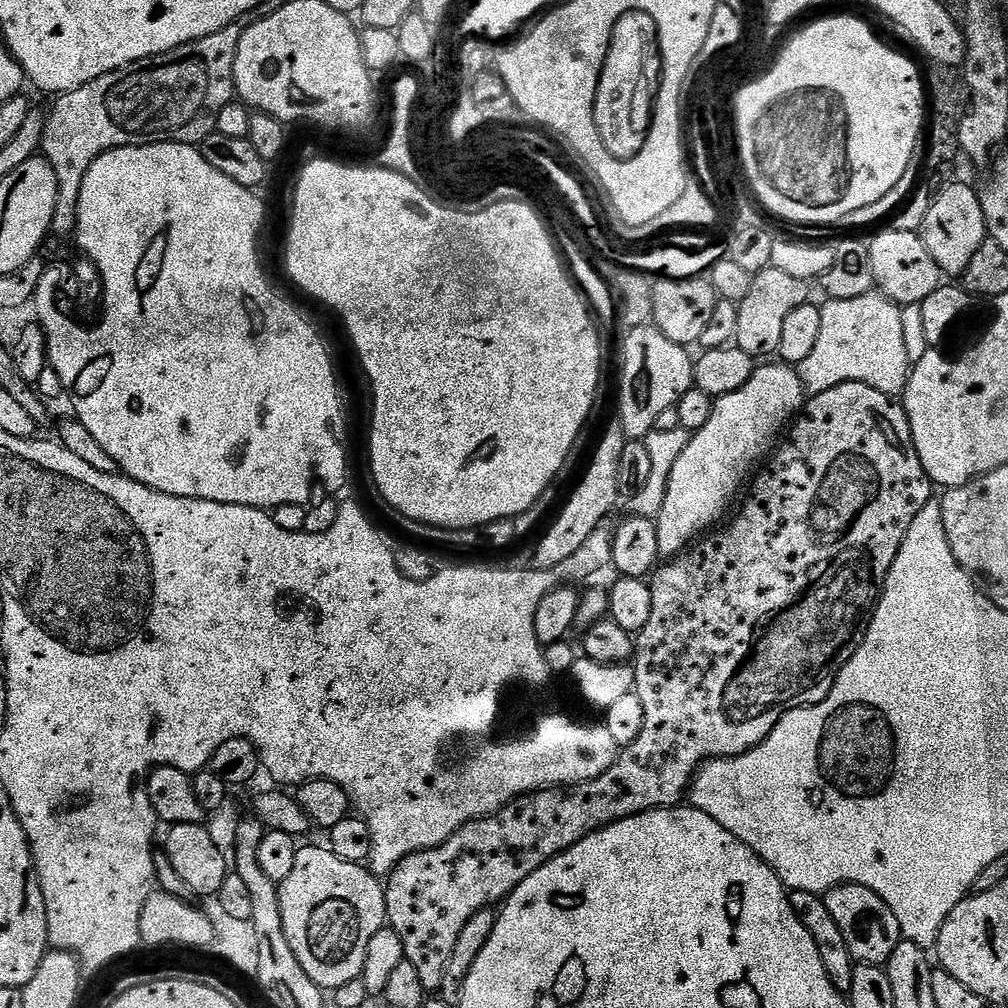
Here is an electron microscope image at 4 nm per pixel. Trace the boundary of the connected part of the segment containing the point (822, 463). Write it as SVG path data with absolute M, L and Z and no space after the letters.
M846 382L811 397L805 403L802 414L795 417L787 436L769 455L763 467L755 473L751 481L752 489L750 484L747 489L748 497L745 498L740 513L732 521L729 519L723 526L709 531L703 538L697 539L695 543L685 548L680 555L671 557L655 569L650 580L652 590L650 622L646 622L646 626L642 626L642 630L634 636L636 642L634 690L638 698L642 698L644 715L642 734L638 734L638 738L634 738L630 746L619 749L616 762L610 766L610 770L606 770L606 774L602 774L597 780L585 784L543 788L541 792L519 796L494 814L483 816L481 820L471 820L469 824L459 828L449 840L442 842L442 846L410 854L386 877L384 897L388 907L387 923L396 931L398 938L402 938L404 958L416 967L425 993L440 992L446 962L454 950L454 942L458 942L458 934L462 934L466 922L470 922L470 918L474 918L478 910L492 908L507 900L508 895L527 876L534 874L534 870L538 870L546 862L554 859L558 853L565 852L591 832L596 832L622 818L630 818L634 814L679 805L683 801L680 799L683 796L685 799L689 791L692 777L705 761L719 760L721 756L740 756L743 752L749 752L770 735L774 726L786 713L791 712L793 708L810 708L825 700L830 694L836 675L864 640L864 631L868 628L868 621L872 619L872 611L876 609L877 586L883 585L884 579L888 576L890 566L902 546L902 538L906 538L906 530L910 530L910 522L918 518L918 514L924 511L926 505L933 503L934 485L916 453L910 422L904 413L903 403L894 402L893 397L882 394L882 390L874 390L874 386L866 386L862 382Z

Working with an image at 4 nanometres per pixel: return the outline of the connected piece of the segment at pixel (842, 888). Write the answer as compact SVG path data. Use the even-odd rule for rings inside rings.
M840 884L823 893L823 897L826 910L830 910L834 922L838 922L838 930L842 930L842 938L850 950L853 961L857 965L887 965L890 954L894 954L902 939L898 918L894 918L890 906L886 906L886 902L882 902L882 898L874 894L874 890L866 890L866 886L857 884Z

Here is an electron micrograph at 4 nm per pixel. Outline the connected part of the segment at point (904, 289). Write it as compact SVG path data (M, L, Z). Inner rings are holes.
M892 228L889 232L880 232L868 244L870 270L879 295L886 296L901 306L919 306L942 283L942 273L930 258L926 246L915 231L903 232Z

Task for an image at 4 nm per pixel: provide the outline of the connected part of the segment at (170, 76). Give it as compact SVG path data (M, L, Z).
M251 15L236 20L230 26L210 34L206 38L191 40L166 54L151 56L133 64L122 66L78 90L70 90L59 97L60 100L47 113L44 121L44 137L40 143L44 159L50 162L54 178L58 178L58 202L54 206L51 235L71 237L76 230L78 198L86 170L103 152L115 148L129 148L143 144L190 144L199 146L211 132L216 131L216 119L222 106L233 103L236 96L234 86L234 54L242 34L252 24Z

